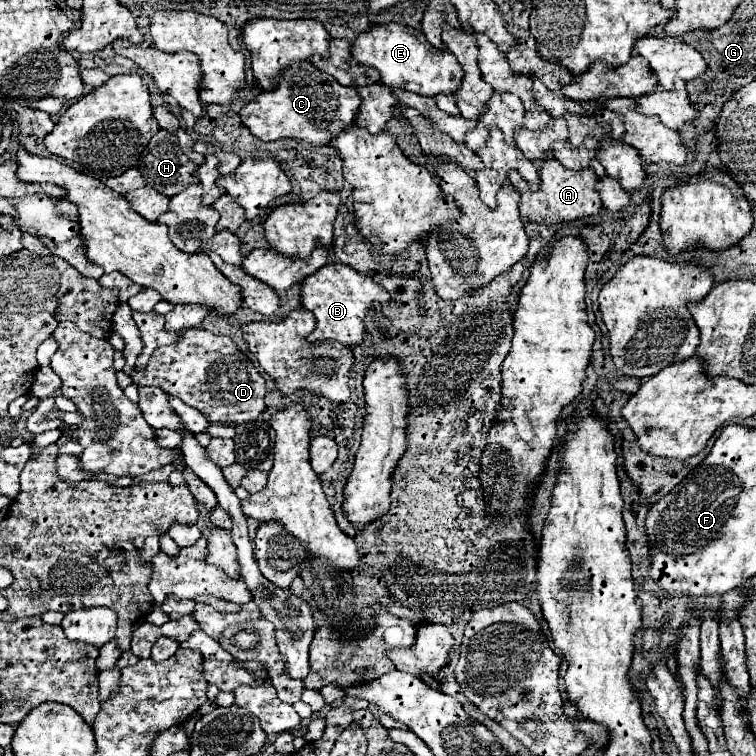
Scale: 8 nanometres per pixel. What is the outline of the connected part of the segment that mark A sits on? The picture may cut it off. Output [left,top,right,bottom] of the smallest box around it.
[510,159,602,223]

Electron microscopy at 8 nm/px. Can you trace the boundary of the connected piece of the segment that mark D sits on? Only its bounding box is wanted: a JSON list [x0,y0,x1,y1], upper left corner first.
[132,329,264,425]

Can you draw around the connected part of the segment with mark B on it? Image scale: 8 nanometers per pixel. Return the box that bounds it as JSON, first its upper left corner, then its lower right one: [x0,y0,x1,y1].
[300,261,390,347]

